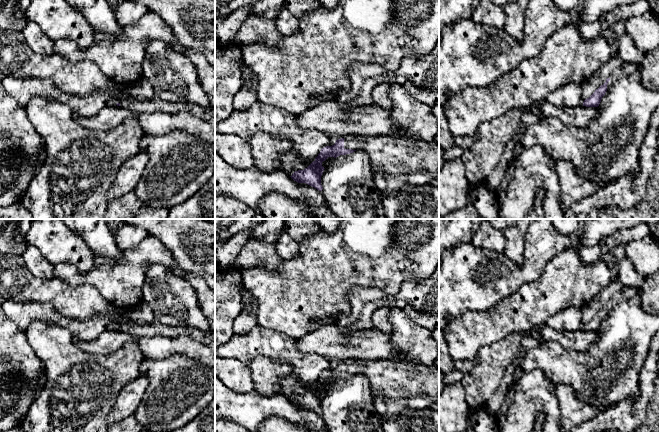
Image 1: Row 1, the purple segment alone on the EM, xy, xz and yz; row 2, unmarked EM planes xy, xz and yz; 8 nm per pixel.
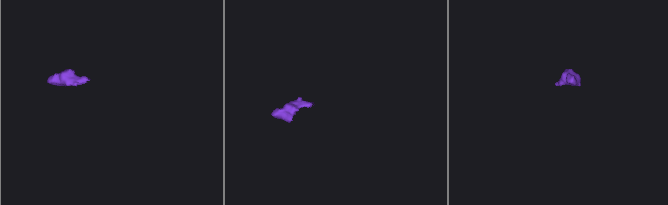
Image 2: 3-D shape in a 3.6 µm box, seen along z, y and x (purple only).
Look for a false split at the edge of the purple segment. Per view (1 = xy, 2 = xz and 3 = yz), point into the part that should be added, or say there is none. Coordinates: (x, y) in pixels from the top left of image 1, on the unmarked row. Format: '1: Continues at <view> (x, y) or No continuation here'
1: No continuation here
2: Continues at xz (390, 379)
3: No continuation here

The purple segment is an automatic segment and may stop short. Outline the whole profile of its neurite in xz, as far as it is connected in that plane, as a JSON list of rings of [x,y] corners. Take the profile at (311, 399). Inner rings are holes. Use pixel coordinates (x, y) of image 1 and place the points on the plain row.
[[[358,359],[336,364],[332,370],[321,373],[315,384],[304,394],[295,395],[290,401],[298,407],[306,407],[319,415],[322,415],[321,400],[324,395],[322,386],[328,381],[338,381],[353,377],[356,374],[365,375],[370,384],[373,396],[380,396],[392,400],[403,400],[421,395],[425,397],[439,398],[439,367],[434,364],[424,366],[416,363],[409,367],[405,362],[397,362],[392,359]]]

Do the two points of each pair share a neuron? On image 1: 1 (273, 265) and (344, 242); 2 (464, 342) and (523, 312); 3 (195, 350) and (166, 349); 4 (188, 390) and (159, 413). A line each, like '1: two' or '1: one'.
1: two
2: one
3: one
4: one

